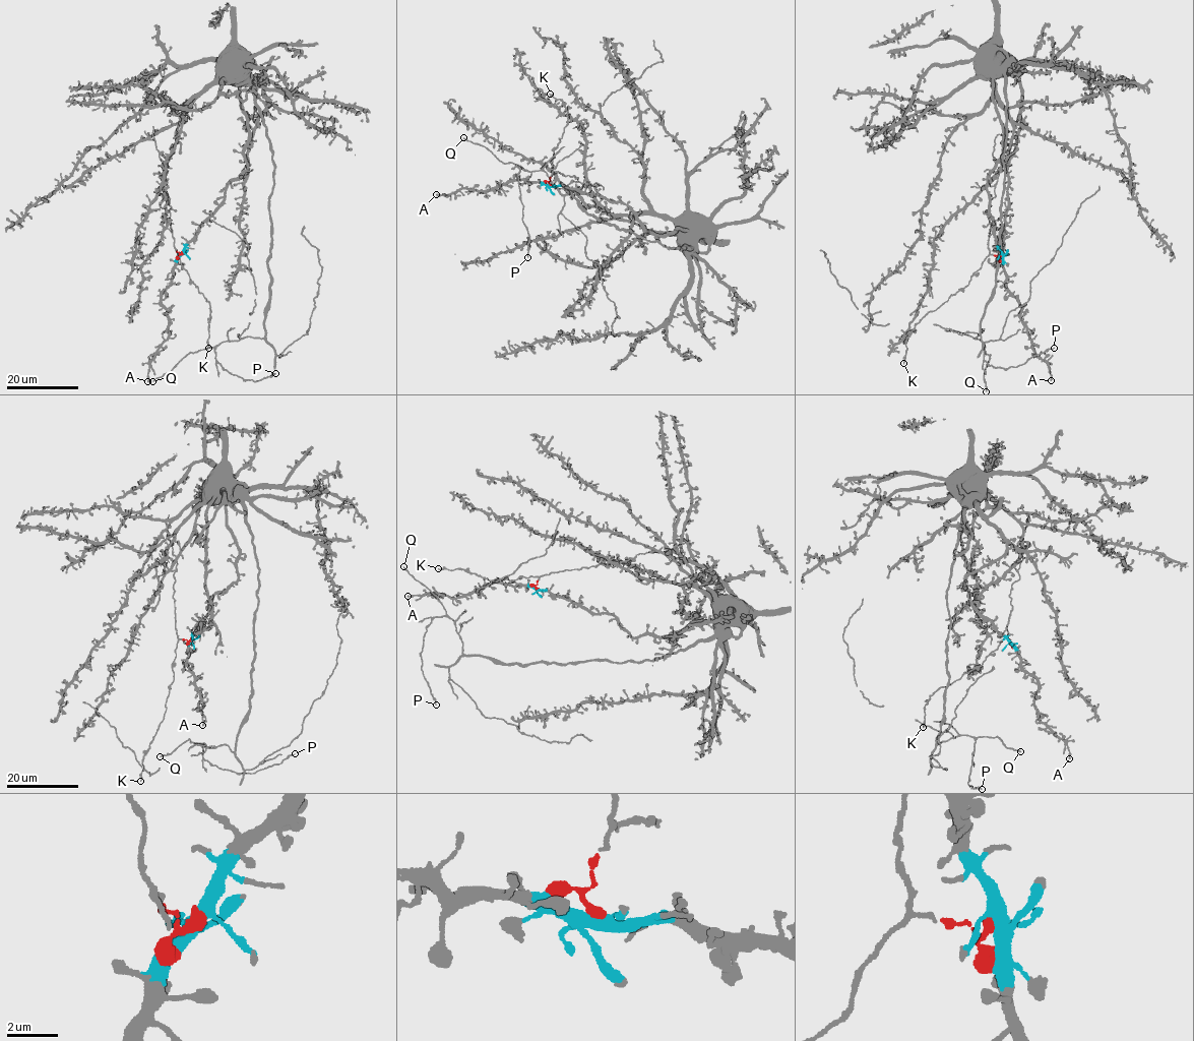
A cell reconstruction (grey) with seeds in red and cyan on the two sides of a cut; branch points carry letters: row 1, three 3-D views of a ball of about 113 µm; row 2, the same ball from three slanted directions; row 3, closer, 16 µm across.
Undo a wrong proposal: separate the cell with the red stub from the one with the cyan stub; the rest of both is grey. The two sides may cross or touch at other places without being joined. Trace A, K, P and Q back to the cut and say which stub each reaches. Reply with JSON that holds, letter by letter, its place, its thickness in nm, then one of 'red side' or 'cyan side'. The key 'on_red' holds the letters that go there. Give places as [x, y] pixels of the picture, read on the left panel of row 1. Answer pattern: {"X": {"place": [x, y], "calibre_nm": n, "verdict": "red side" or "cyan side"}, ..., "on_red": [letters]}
{"A": {"place": [147, 381], "calibre_nm": 200, "verdict": "cyan side"}, "K": {"place": [208, 348], "calibre_nm": 160, "verdict": "red side"}, "P": {"place": [275, 373], "calibre_nm": 90, "verdict": "cyan side"}, "Q": {"place": [152, 381], "calibre_nm": 170, "verdict": "cyan side"}, "on_red": ["K"]}

